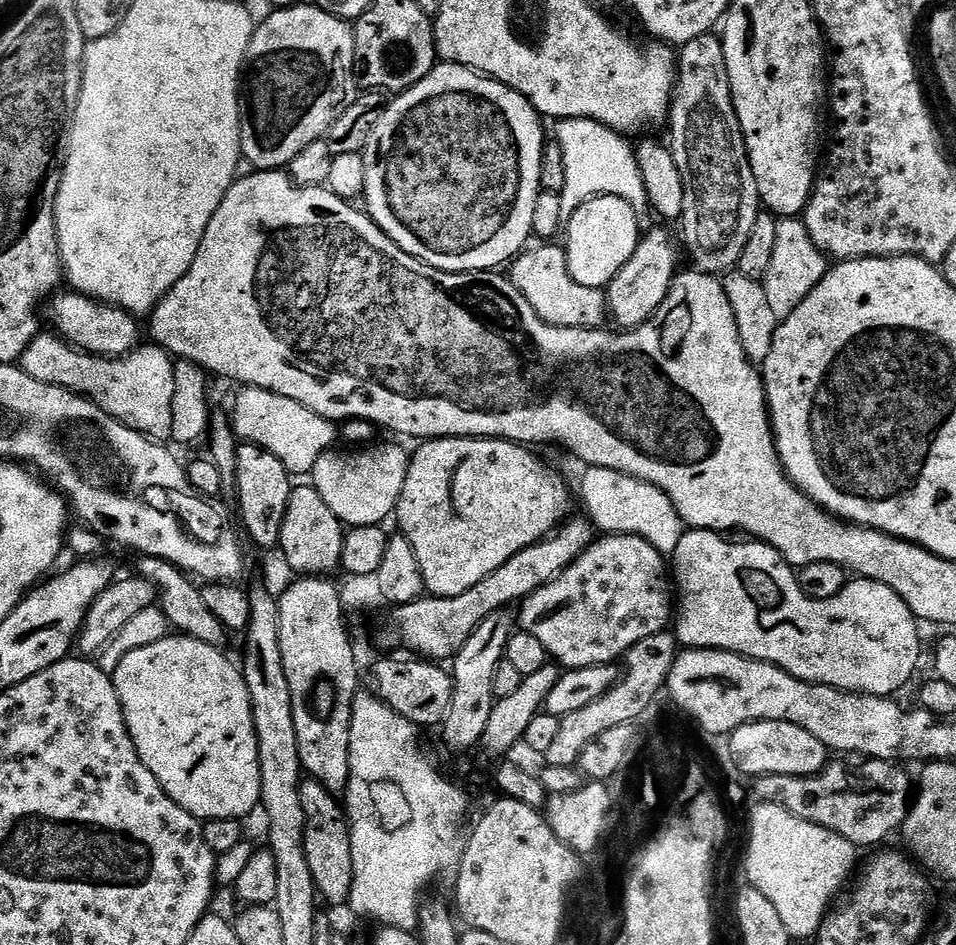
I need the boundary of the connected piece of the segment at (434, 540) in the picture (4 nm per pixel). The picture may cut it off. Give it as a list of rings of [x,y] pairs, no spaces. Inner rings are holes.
[[[446,436],[438,440],[425,440],[419,445],[415,453],[411,453],[408,462],[406,482],[402,486],[400,500],[396,504],[394,520],[400,523],[399,531],[410,542],[410,546],[416,551],[416,561],[420,567],[420,579],[424,581],[424,592],[429,596],[457,596],[466,594],[470,586],[478,586],[498,566],[506,566],[514,554],[526,550],[526,546],[532,546],[556,531],[565,523],[568,512],[568,488],[564,485],[562,477],[552,474],[535,456],[535,451],[527,447],[512,443],[511,440],[497,440],[495,438],[473,438],[470,436]]]

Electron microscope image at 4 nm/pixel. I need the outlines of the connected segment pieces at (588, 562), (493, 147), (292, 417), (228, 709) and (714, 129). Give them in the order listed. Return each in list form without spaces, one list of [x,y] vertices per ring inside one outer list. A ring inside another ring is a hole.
[[[604,534],[593,539],[591,546],[563,574],[534,590],[534,594],[526,597],[519,608],[519,631],[529,632],[538,638],[549,657],[561,669],[571,670],[616,664],[628,655],[631,648],[638,646],[642,638],[665,631],[674,620],[674,588],[670,583],[670,568],[665,553],[637,536]]]
[[[451,62],[437,63],[422,82],[418,82],[410,90],[399,93],[396,100],[385,107],[378,118],[374,130],[368,139],[368,145],[362,153],[366,166],[366,182],[364,183],[363,207],[372,221],[376,223],[391,240],[406,254],[418,258],[423,264],[434,266],[443,272],[486,272],[499,269],[499,264],[507,265],[525,251],[528,236],[533,235],[534,206],[541,194],[540,175],[542,174],[542,158],[544,157],[544,128],[542,117],[534,105],[521,92],[515,92],[494,79],[481,76],[471,68],[463,68]]]
[[[251,386],[241,387],[239,391],[236,409],[230,412],[237,437],[243,443],[257,444],[259,448],[270,450],[270,454],[274,454],[274,458],[286,466],[289,474],[311,473],[314,462],[318,462],[318,458],[322,458],[322,454],[329,451],[335,445],[332,443],[338,440],[338,428],[333,421],[282,394]]]
[[[170,634],[162,642],[154,642],[154,646],[142,646],[142,650],[126,654],[118,670],[111,673],[138,758],[158,778],[164,793],[201,822],[218,818],[243,821],[260,804],[260,763],[252,699],[243,671],[222,653],[220,648],[206,646],[206,642]]]
[[[719,35],[694,38],[694,42],[679,49],[671,124],[672,157],[678,162],[684,187],[683,247],[686,252],[688,247],[699,271],[727,274],[739,265],[746,238],[750,238],[750,229],[762,205],[742,126],[734,110],[724,41]]]

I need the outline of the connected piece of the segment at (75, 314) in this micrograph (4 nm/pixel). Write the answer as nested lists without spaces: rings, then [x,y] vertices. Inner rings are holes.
[[[75,290],[61,291],[51,297],[47,305],[48,316],[52,319],[55,335],[73,348],[89,352],[91,356],[111,356],[123,358],[141,343],[137,317],[123,312],[112,304],[101,304],[90,296],[82,296]]]

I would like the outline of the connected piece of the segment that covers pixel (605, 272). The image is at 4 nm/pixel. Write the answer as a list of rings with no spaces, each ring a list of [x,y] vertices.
[[[595,196],[567,217],[568,241],[562,247],[568,255],[568,269],[582,286],[607,289],[608,283],[630,262],[642,239],[641,217],[627,202],[617,196]]]

